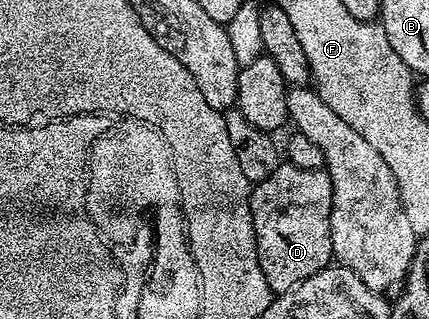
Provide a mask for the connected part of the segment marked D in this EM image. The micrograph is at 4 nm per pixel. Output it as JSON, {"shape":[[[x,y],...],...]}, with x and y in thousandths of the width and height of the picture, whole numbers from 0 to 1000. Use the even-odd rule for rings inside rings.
{"shape":[[[667,502],[618,564],[592,574],[585,674],[599,815],[634,925],[690,909],[704,884],[774,831],[769,652],[776,589],[758,530],[704,533]]]}

